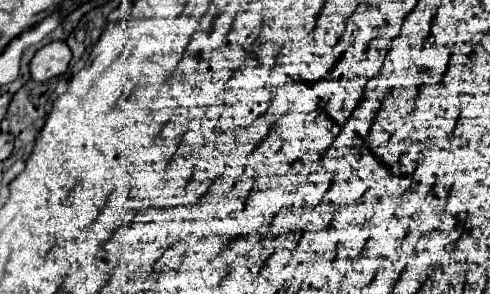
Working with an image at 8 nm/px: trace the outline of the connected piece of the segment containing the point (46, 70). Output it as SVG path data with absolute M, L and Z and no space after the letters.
M51 42L43 46L31 60L31 78L35 82L47 82L63 76L71 60L71 50L65 42Z

